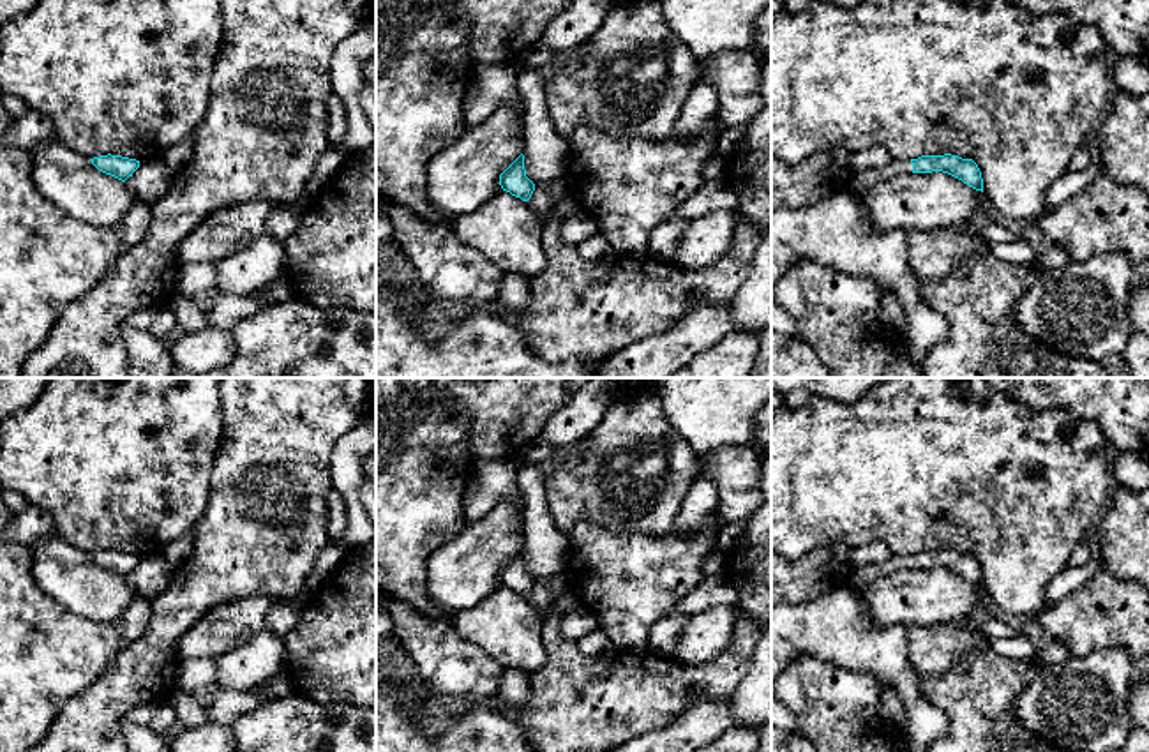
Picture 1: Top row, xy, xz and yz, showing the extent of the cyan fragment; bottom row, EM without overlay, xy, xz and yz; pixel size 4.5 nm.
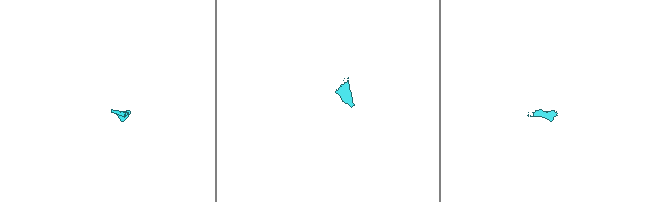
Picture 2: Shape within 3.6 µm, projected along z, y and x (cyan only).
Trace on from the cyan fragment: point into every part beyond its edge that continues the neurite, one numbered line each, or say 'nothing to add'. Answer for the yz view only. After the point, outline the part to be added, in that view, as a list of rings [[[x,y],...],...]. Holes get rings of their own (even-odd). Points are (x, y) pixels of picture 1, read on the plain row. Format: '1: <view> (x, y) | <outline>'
1: yz (863, 576) | [[[891,554],[882,563],[870,563],[870,565],[856,568],[849,579],[849,586],[858,591],[902,568],[912,568],[912,558],[907,554],[904,556]]]

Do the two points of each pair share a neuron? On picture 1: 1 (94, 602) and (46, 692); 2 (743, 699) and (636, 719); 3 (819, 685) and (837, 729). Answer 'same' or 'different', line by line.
1: different
2: different
3: same

